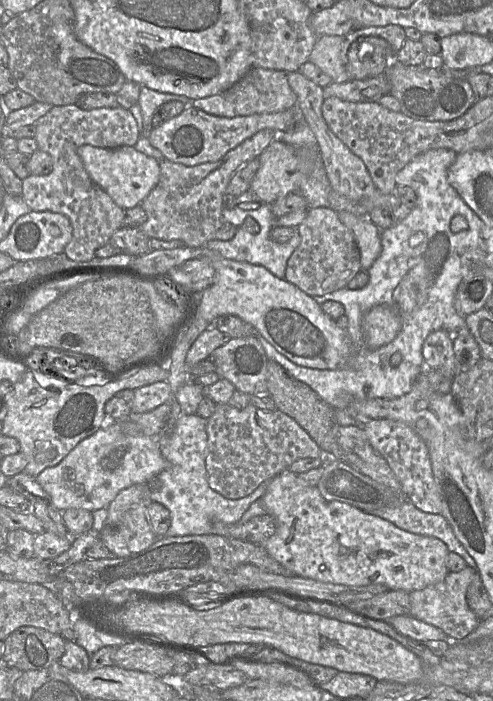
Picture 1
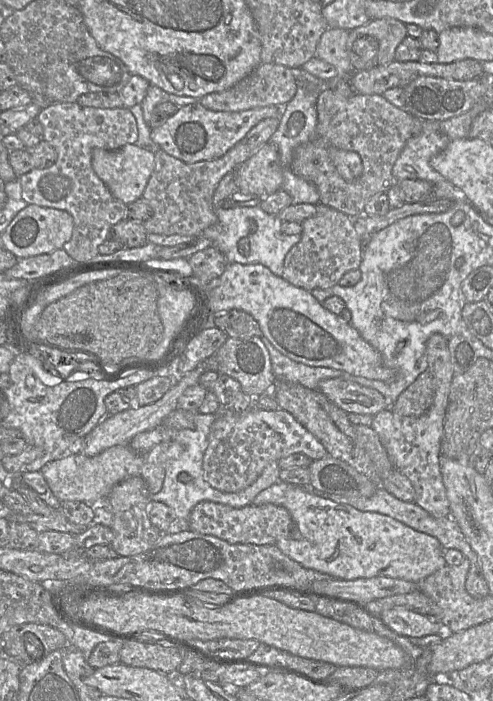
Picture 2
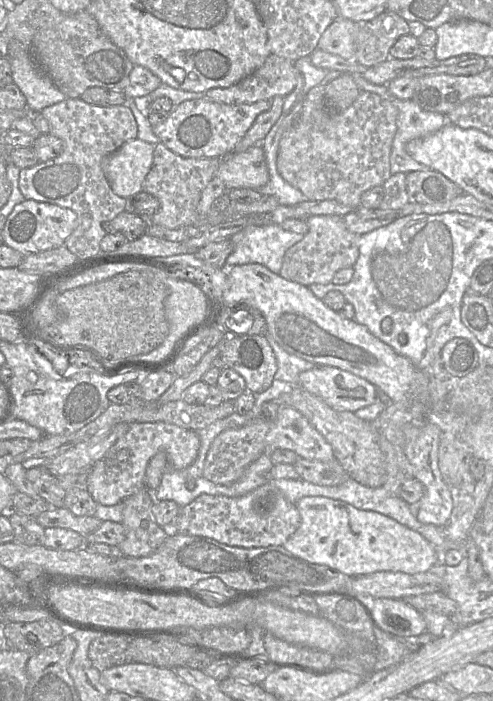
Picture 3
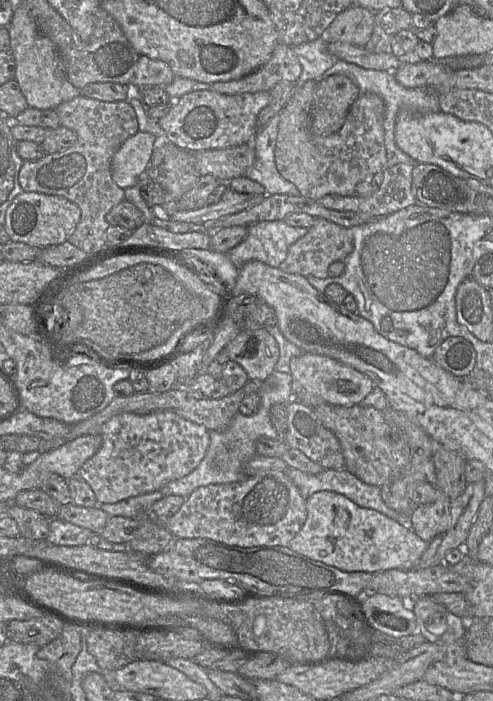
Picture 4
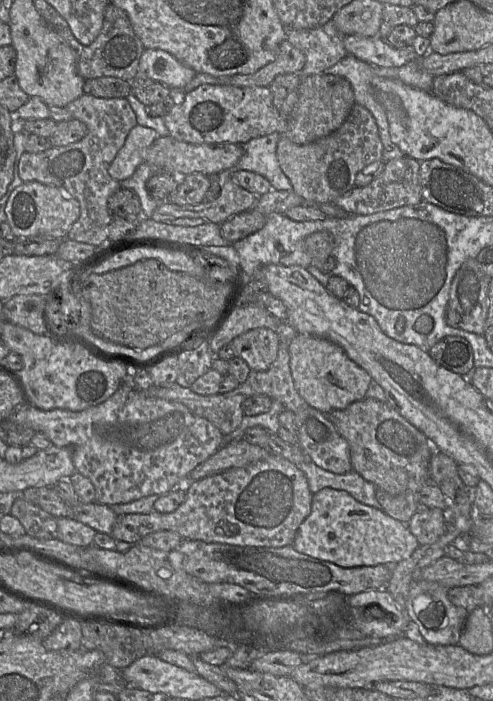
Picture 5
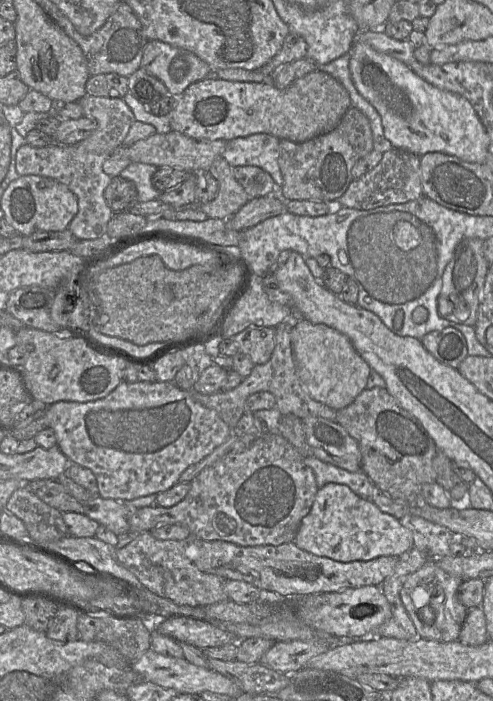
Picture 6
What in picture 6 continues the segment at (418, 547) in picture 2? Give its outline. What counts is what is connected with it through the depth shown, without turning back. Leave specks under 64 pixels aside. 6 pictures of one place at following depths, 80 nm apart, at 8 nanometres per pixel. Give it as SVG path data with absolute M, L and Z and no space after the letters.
M329 483L318 489L293 543L313 555L347 563L380 556L401 557L413 548L413 536L405 521L382 512L372 501L361 498L346 485Z

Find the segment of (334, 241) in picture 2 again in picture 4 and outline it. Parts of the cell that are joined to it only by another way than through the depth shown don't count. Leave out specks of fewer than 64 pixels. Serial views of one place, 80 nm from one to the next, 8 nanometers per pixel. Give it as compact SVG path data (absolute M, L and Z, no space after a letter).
M316 218L308 233L289 247L287 256L279 268L285 273L299 274L306 278L327 278L330 264L343 262L352 250L353 241L347 234L347 228L324 218Z

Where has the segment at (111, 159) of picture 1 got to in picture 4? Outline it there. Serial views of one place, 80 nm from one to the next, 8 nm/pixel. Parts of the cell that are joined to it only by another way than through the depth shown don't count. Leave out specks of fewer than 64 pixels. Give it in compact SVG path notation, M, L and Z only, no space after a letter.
M138 131L129 137L114 154L111 162L111 175L114 182L123 190L134 186L146 171L156 136Z

